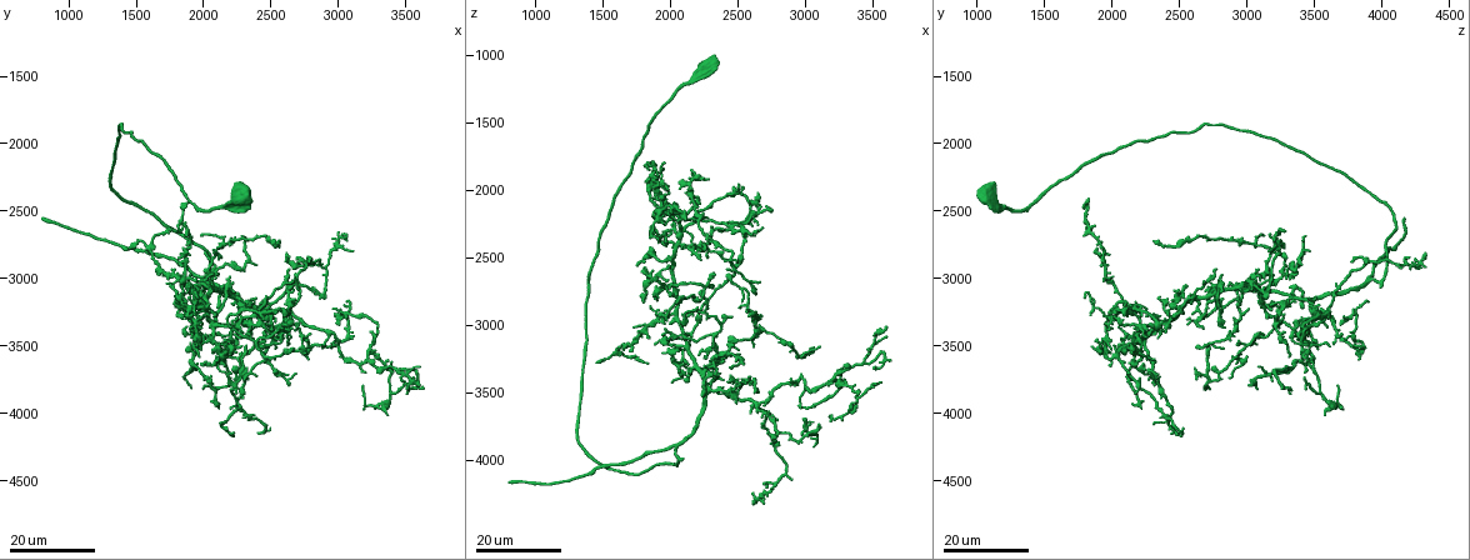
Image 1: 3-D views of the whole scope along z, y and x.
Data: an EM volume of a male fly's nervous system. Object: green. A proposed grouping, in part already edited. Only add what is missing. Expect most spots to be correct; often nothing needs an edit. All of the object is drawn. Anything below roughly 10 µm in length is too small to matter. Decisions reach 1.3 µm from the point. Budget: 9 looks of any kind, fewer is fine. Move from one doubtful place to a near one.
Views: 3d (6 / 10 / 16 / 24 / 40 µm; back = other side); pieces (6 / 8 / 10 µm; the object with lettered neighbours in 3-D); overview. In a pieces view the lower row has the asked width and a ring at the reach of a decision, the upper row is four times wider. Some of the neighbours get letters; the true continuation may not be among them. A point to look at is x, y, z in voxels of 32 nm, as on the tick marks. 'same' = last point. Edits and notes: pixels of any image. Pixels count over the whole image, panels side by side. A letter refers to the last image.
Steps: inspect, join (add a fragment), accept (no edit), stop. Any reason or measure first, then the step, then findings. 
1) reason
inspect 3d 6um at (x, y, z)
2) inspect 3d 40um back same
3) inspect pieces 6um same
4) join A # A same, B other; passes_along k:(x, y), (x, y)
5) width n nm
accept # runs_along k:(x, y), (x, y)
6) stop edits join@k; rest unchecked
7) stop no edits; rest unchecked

branch stops here
inspect 3d 16um at (2080, 3080, 3980)

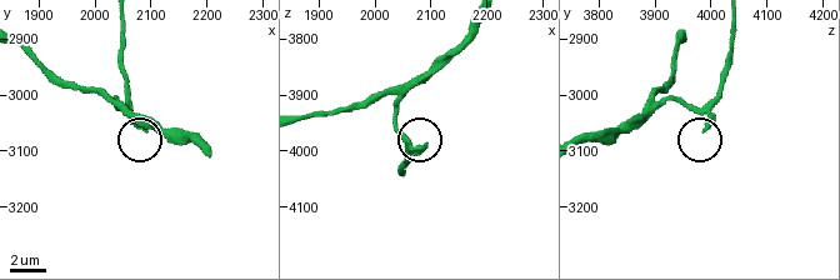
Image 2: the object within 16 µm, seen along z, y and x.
inspect pieces 6um at (2090, 3060, 3995)

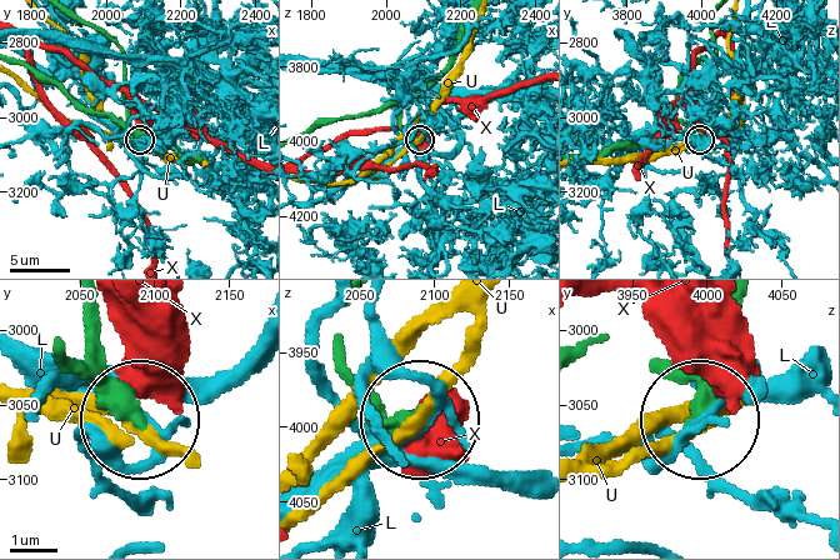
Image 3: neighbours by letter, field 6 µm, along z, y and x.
width 260 nm
accept # L other, U other, X other; runs_along 3:(89, 303), (105, 386), (133, 419); no lettered fragment goes on from it

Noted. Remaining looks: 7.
free end
inspect 3d 24um at (2640, 3500, 3500)

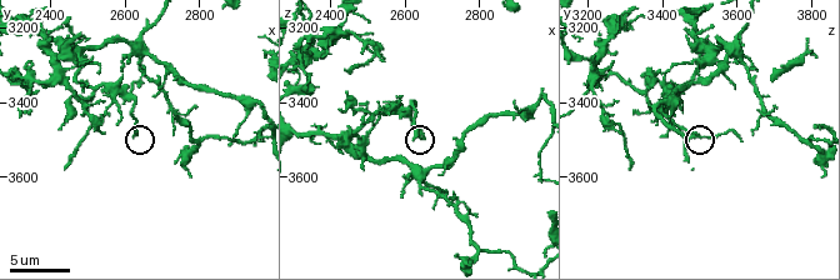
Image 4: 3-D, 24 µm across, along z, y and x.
inspect pieces 6um at (2620, 3490, 3500)

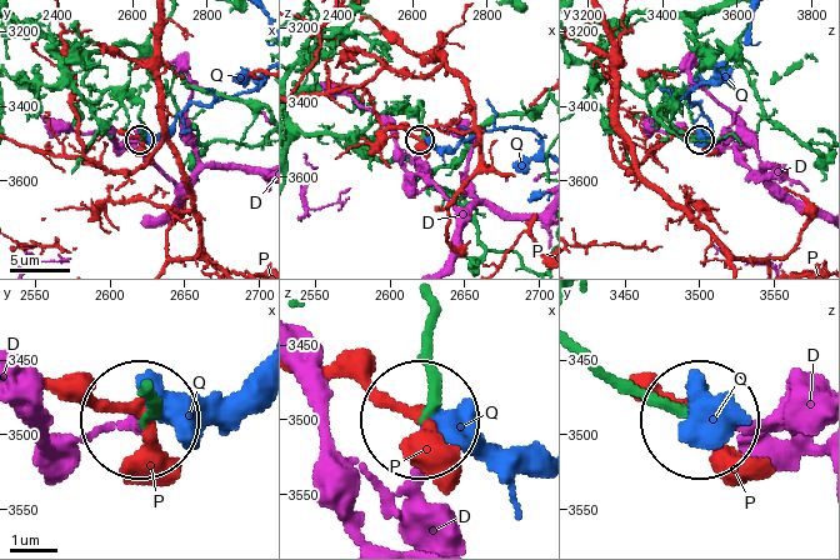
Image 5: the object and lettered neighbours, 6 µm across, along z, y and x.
accept # D other, P other, Q other; none of them fits

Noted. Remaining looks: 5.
free end
inspect 3d 16um at (2640, 2800, 4340)

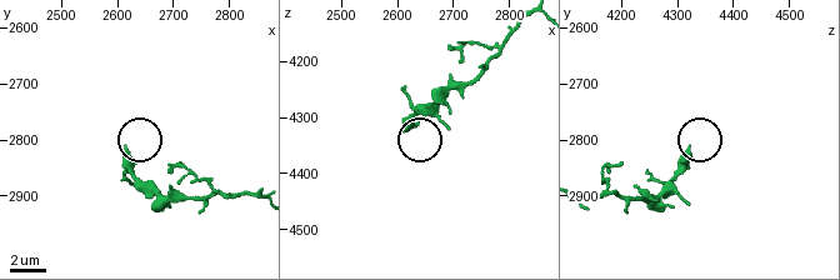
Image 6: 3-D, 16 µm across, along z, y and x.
what lies round it
inspect pieces 10um at (2610, 2815, 4325)

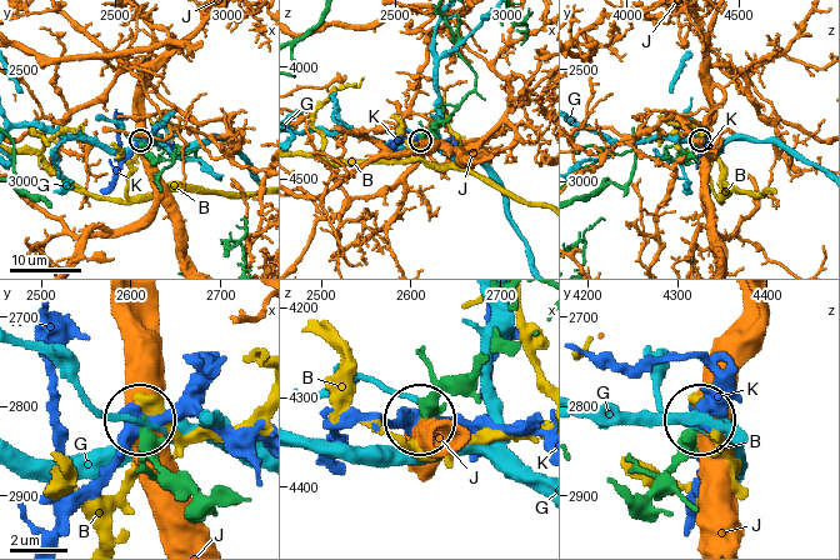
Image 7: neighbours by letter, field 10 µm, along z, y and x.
width 290 nm
accept # B other, G other, J other, K other; runs_along 7:(209, 498), (159, 461), (148, 421); no lettered fragment goes on from it

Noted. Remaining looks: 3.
an open end
inspect 3d 16um at (3580, 3780, 3020)

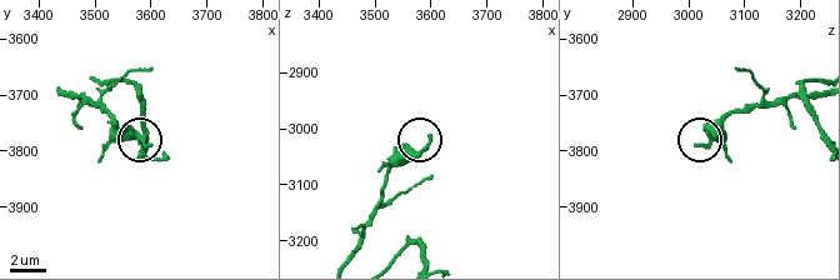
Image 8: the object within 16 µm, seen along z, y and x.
inspect pieces 8um at (3595, 3795, 3015)

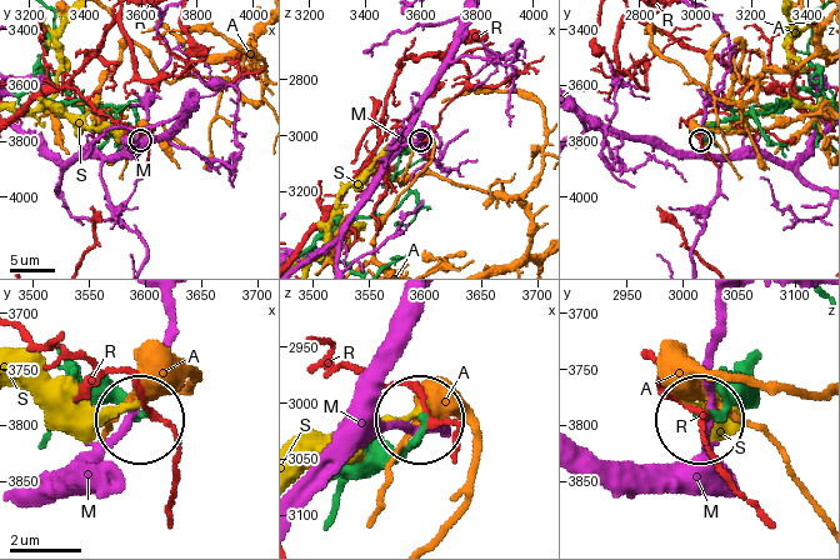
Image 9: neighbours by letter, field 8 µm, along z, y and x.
accept # A other, M other, R other, S other; runs_along 9:(753, 369), (723, 405), (699, 414); none of them fits

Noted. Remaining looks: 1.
stop no edits; rest unchecked

